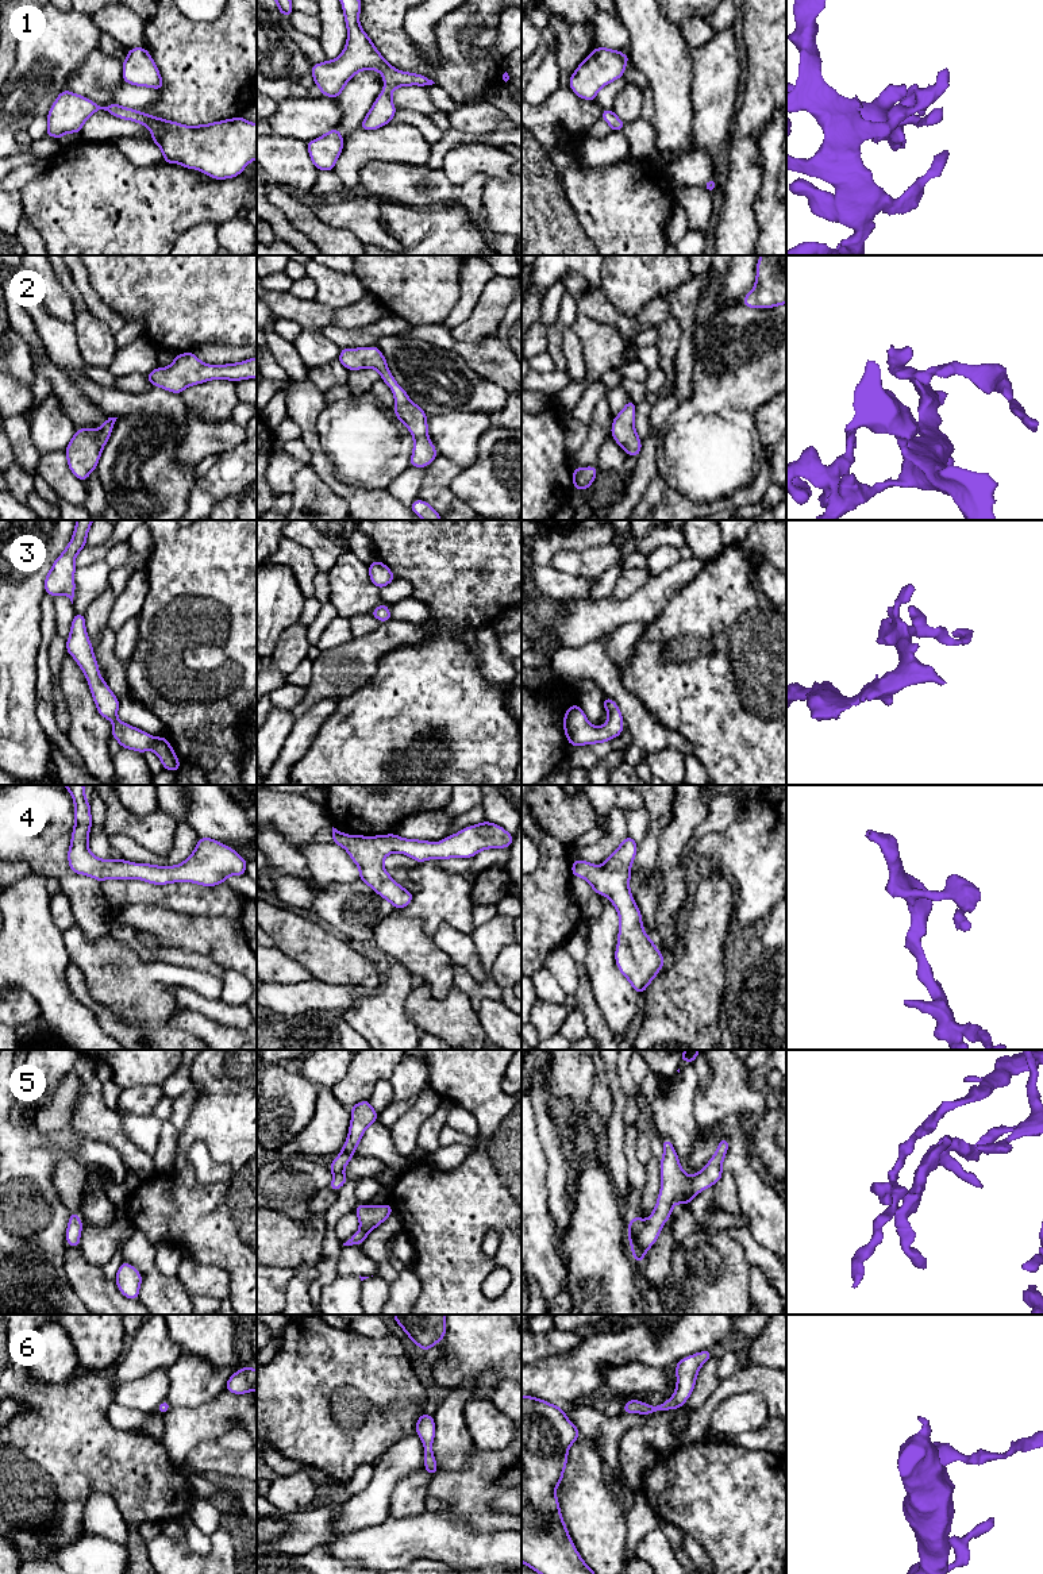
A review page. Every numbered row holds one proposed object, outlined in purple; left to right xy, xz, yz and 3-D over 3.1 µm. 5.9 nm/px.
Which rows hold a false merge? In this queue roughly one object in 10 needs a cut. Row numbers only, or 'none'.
none

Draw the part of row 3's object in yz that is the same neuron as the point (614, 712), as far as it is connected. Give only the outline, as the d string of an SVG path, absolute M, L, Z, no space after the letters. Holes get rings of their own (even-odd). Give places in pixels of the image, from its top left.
M604 697L603 708L608 711L608 719L603 727L593 727L578 704L566 709L563 730L570 746L605 743L623 732L623 716L617 704Z

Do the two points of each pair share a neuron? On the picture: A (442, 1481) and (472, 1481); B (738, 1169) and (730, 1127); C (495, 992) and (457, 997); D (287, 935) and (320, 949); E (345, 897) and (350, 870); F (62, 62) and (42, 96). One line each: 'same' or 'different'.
A: same
B: same
C: different
D: same
E: different
F: same

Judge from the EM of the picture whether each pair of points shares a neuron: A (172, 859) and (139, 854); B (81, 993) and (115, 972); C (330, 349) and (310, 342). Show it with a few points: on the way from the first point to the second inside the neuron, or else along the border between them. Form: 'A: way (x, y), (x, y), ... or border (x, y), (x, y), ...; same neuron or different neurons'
A: way (164, 859), (147, 857); same neuron
B: border (70, 962), (81, 972), (89, 996), (110, 1012); different neurons
C: way (324, 349), (315, 347); same neuron

